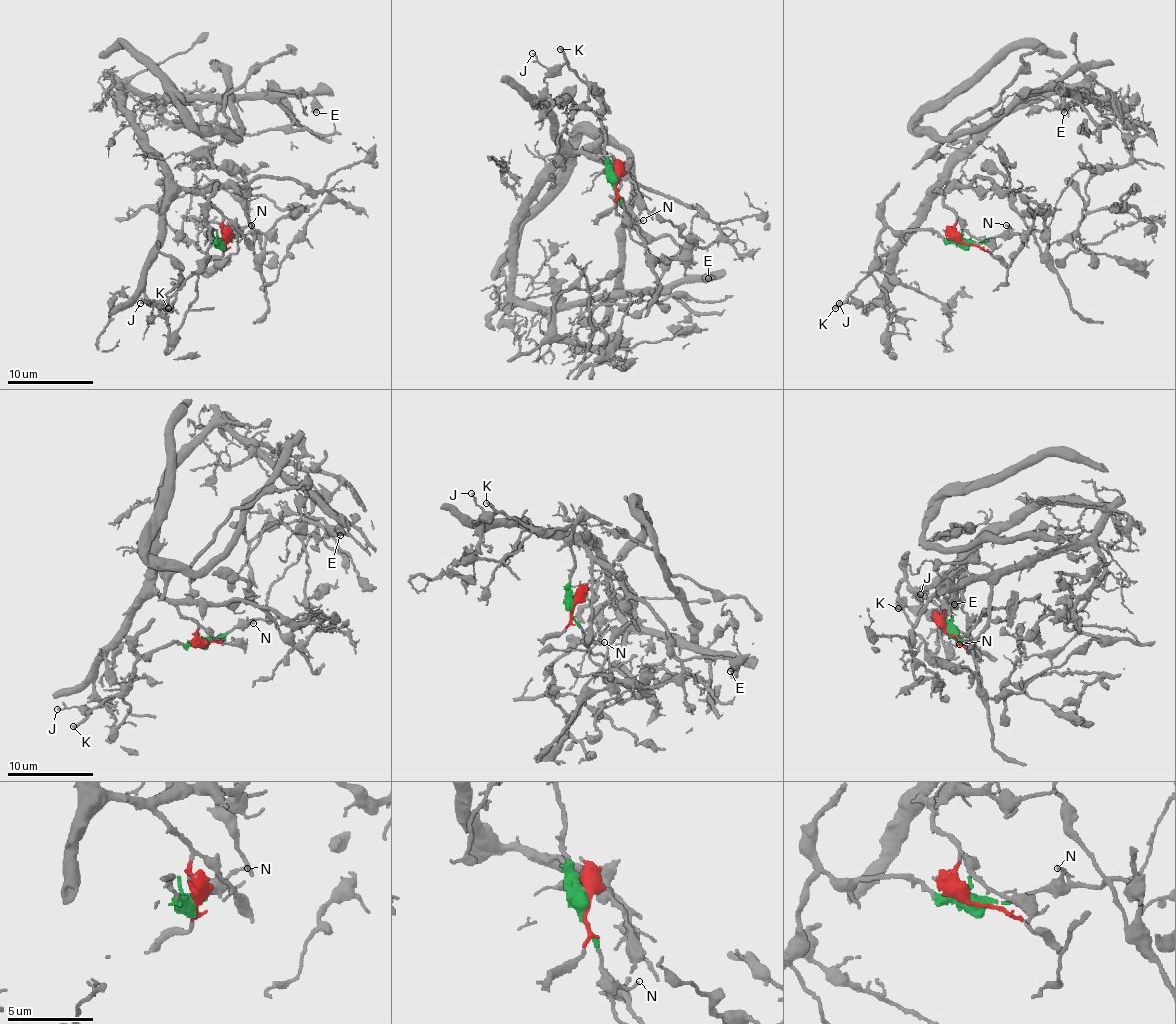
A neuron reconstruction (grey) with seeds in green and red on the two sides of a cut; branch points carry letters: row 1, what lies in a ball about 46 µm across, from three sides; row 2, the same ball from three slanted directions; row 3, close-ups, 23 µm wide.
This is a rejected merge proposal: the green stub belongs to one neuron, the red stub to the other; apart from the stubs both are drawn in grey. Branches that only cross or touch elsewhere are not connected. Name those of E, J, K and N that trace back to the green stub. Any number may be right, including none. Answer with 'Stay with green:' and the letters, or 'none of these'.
Stay with green: J, K, N

